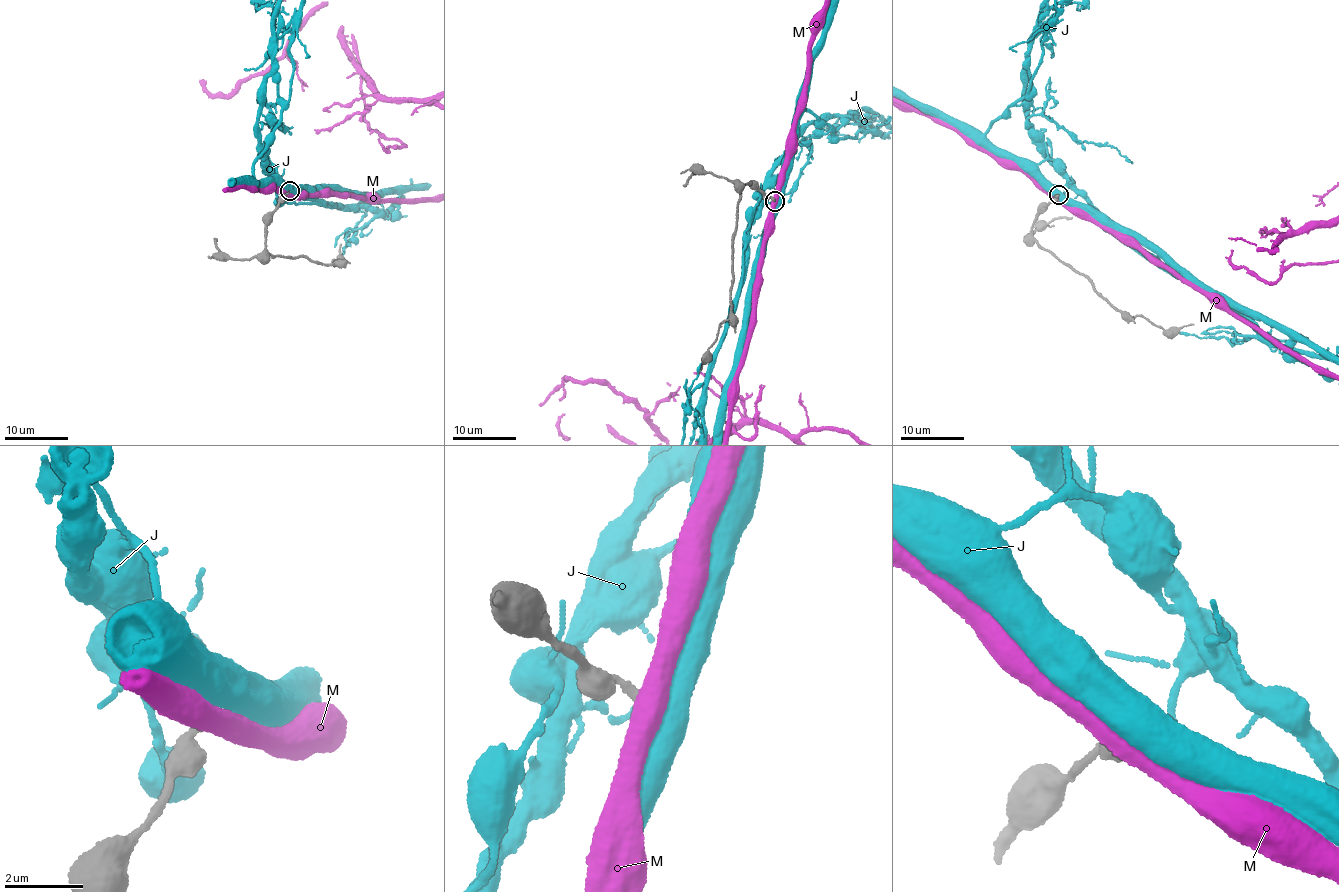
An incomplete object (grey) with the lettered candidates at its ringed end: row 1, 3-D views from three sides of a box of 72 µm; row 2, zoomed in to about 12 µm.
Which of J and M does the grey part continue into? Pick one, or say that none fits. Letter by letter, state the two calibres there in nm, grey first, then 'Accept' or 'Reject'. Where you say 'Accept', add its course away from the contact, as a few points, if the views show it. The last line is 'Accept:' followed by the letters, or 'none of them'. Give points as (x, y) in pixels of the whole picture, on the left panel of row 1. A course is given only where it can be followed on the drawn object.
J: Thickness 200 nm (grey) against 700 nm. Reject
M: Thickness 200 nm (grey) against 500 nm. Reject
Accept: none of them

